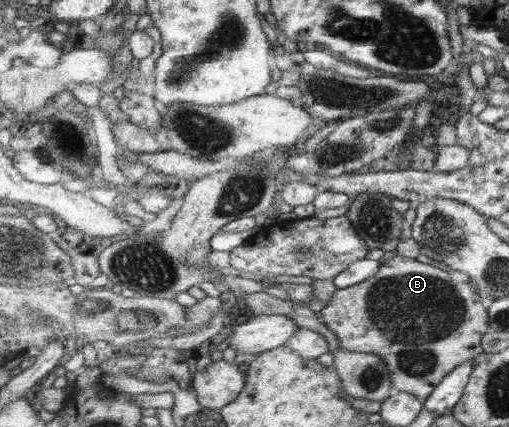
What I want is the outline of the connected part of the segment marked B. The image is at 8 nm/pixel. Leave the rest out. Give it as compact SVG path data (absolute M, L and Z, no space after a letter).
M396 255L382 259L380 272L360 284L338 289L320 311L324 322L339 338L339 348L350 352L377 354L387 362L394 391L409 392L423 400L455 368L482 355L482 338L491 329L487 302L467 282L452 280L450 273L432 264Z

